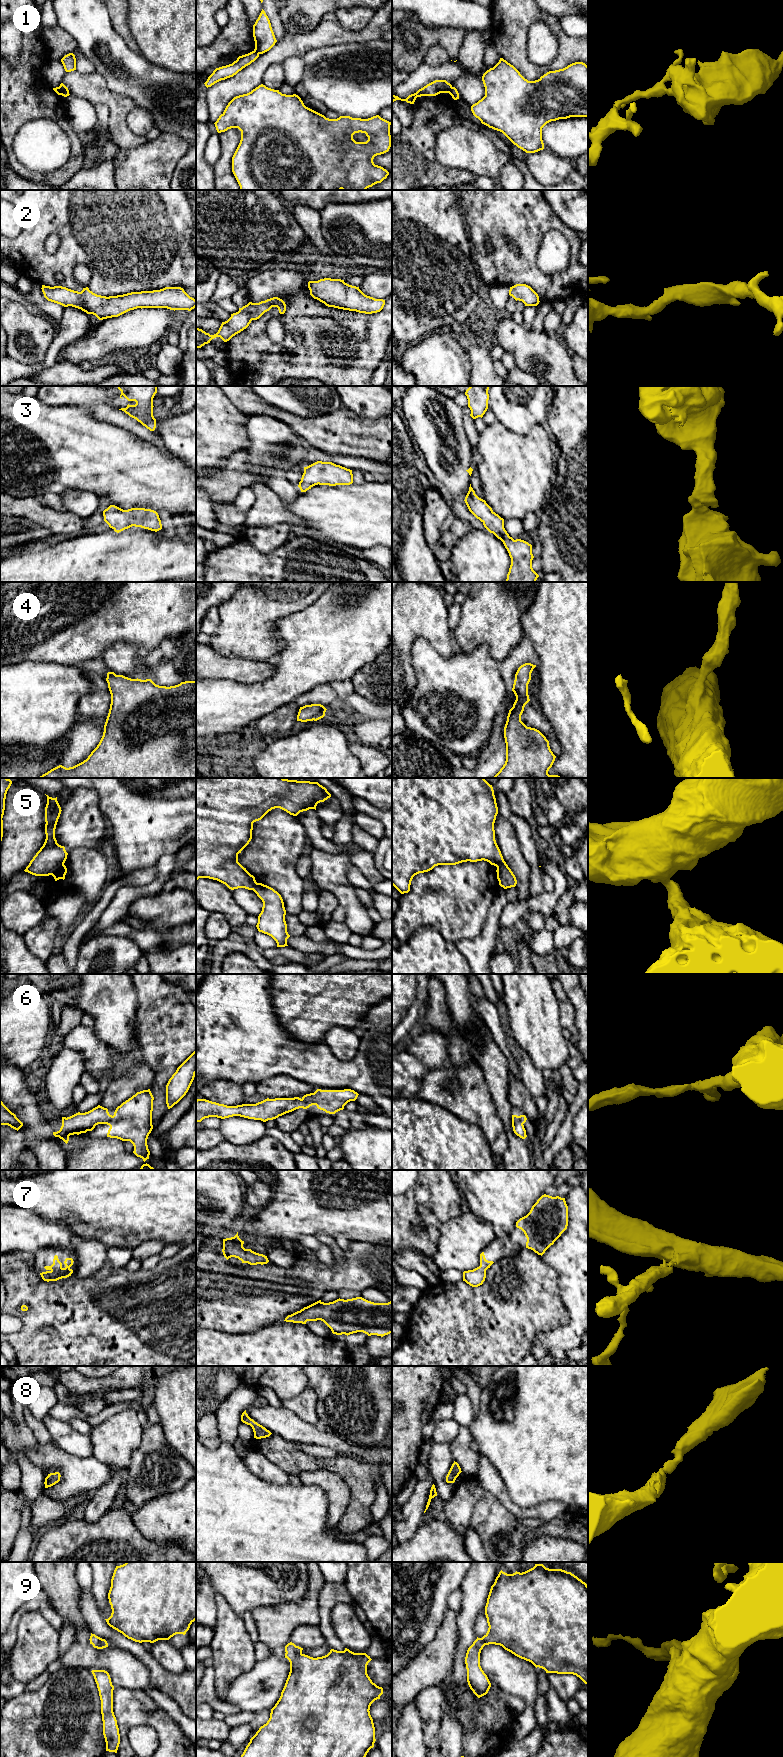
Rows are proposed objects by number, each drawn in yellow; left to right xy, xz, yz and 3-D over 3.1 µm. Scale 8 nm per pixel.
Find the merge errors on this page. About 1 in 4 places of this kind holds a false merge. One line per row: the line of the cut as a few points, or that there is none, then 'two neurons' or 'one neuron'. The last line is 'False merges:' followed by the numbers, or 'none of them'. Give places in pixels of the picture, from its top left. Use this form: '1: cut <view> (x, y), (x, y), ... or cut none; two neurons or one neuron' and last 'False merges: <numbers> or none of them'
1: cut yz (452, 87), (448, 92); two neurons
2: cut none; one neuron
3: cut none; one neuron
4: cut none; one neuron
5: cut xy (63, 863), (51, 874); two neurons
6: cut none; one neuron
7: cut none; one neuron
8: cut none; one neuron
9: cut none; one neuron
False merges: 1, 5

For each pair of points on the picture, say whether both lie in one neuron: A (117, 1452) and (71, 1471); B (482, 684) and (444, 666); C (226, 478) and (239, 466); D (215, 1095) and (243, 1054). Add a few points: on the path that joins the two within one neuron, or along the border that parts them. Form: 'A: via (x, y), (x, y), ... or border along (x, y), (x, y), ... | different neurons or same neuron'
A: border along (92, 1455), (108, 1466) | different neurons
B: via (473, 684), (462, 684), (453, 675) | same neuron
C: via (229, 476), (236, 469) | same neuron
D: border along (206, 1083), (227, 1080), (240, 1086) | different neurons

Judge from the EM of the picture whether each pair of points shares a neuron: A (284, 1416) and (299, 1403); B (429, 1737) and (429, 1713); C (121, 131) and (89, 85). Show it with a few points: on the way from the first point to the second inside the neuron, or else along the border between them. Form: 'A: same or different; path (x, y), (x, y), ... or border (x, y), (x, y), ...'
A: different; border (283, 1406), (310, 1423)
B: same; path (431, 1731), (431, 1719)
C: same; path (117, 119), (117, 109), (101, 94)

